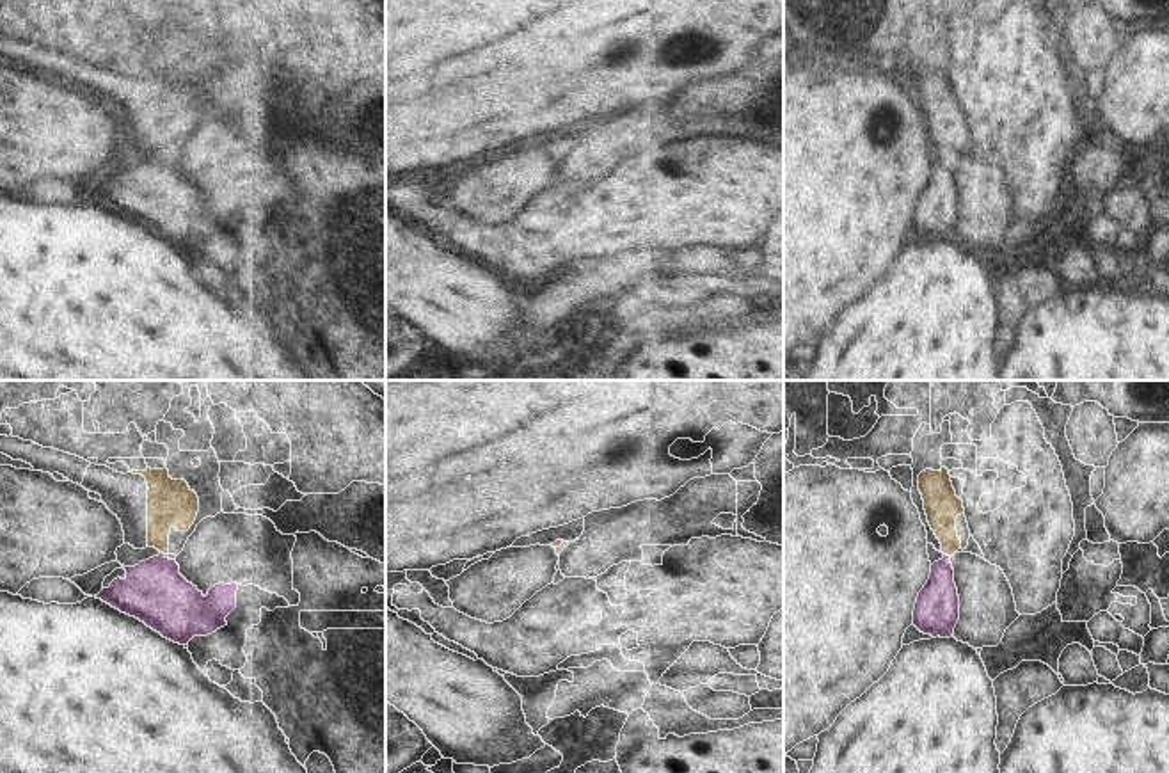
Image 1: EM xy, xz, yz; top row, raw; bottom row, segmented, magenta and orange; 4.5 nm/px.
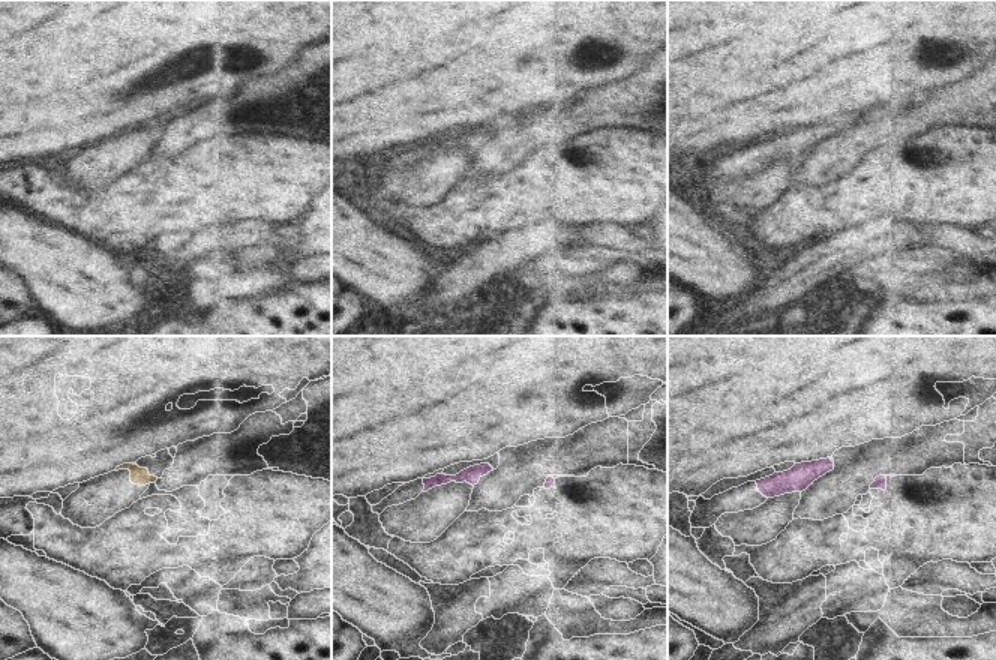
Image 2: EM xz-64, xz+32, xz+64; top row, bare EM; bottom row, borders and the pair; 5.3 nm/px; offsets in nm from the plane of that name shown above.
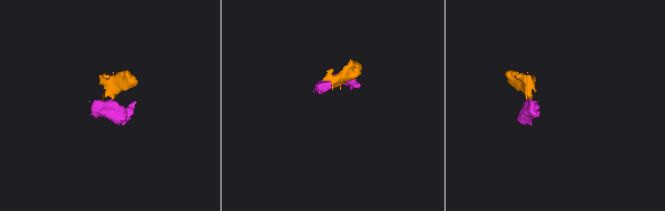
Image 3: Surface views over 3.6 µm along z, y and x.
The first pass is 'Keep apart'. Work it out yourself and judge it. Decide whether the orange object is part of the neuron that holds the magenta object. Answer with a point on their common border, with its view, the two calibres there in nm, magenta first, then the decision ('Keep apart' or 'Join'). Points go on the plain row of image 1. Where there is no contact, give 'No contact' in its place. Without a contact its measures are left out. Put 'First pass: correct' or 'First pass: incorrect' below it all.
Touches magenta at yz (946, 157). Thickness 200 nm (magenta) against 160 nm. Keep apart.
First pass: correct

